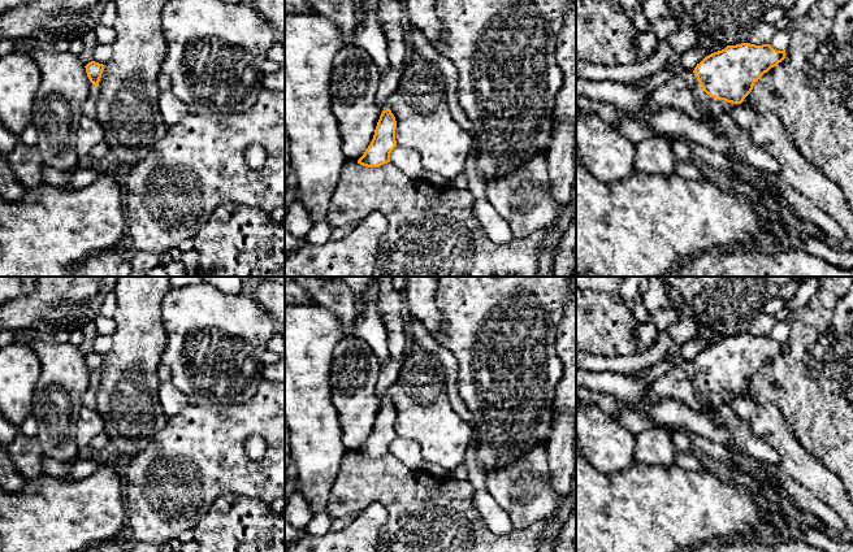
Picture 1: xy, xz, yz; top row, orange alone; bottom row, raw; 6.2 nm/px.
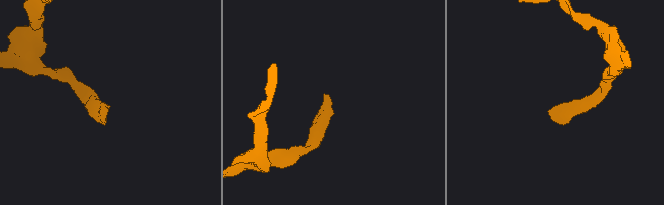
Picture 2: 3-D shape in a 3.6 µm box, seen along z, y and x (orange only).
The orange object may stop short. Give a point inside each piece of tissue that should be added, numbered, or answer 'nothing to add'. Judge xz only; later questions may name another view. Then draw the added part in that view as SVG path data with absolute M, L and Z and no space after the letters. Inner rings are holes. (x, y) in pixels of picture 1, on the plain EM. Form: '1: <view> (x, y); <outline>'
1: xz (389, 372); M389 358L381 364L378 379L376 383L376 394L382 400L389 400L387 391L398 379L403 361Z

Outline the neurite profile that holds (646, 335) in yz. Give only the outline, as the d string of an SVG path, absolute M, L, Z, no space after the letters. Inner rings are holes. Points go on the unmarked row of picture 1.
M641 322L636 327L635 344L636 352L644 353L655 345L658 340L658 331L651 322Z

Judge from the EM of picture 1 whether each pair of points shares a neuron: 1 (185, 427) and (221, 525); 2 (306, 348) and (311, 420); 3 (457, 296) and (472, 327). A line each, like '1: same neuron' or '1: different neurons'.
1: different neurons
2: same neuron
3: same neuron

